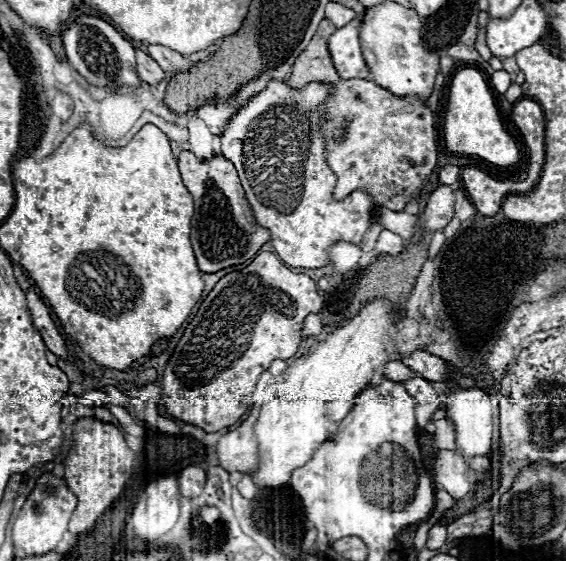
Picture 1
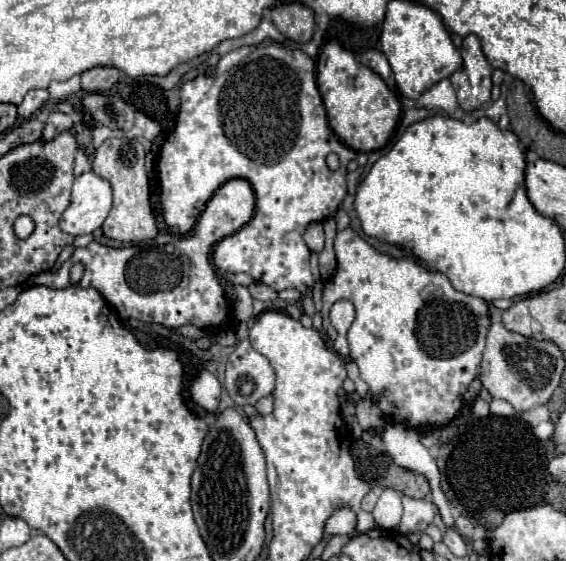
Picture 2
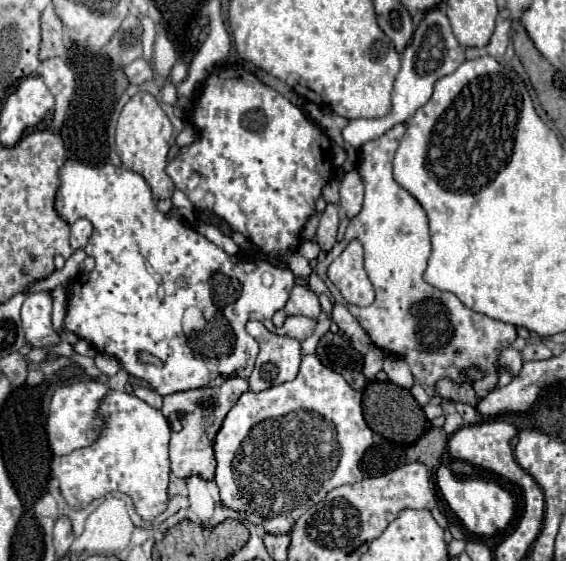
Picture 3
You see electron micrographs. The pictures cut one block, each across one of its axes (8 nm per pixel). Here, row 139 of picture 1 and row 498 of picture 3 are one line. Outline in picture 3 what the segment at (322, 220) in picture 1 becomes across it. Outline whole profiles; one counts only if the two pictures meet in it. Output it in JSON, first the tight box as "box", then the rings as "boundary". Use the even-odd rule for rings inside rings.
{"box":[214,354,374,534],"boundary":[[[310,354],[310,356],[304,356],[302,358],[302,366],[300,366],[300,372],[298,376],[292,380],[292,382],[284,382],[280,386],[274,386],[274,388],[268,388],[268,390],[262,390],[262,392],[246,392],[240,396],[240,400],[232,406],[232,410],[226,414],[224,422],[222,422],[222,428],[218,430],[216,438],[214,438],[214,458],[216,458],[216,476],[214,476],[214,482],[218,484],[220,488],[220,498],[226,506],[238,510],[238,512],[244,512],[246,518],[250,522],[254,522],[256,526],[262,526],[266,532],[270,534],[290,534],[290,530],[294,528],[296,520],[314,504],[318,504],[330,490],[342,486],[342,484],[354,484],[354,482],[360,482],[362,480],[362,474],[360,474],[360,458],[364,456],[364,452],[372,446],[372,438],[374,438],[374,432],[368,428],[364,416],[362,416],[362,392],[356,392],[340,374],[336,374],[334,370],[328,370],[326,366],[320,364],[320,360]],[[296,410],[310,410],[310,412],[296,412]],[[250,436],[250,450],[246,450],[246,440]],[[240,454],[240,470],[234,468],[234,456]],[[240,474],[240,482],[236,480],[236,476]]]}

